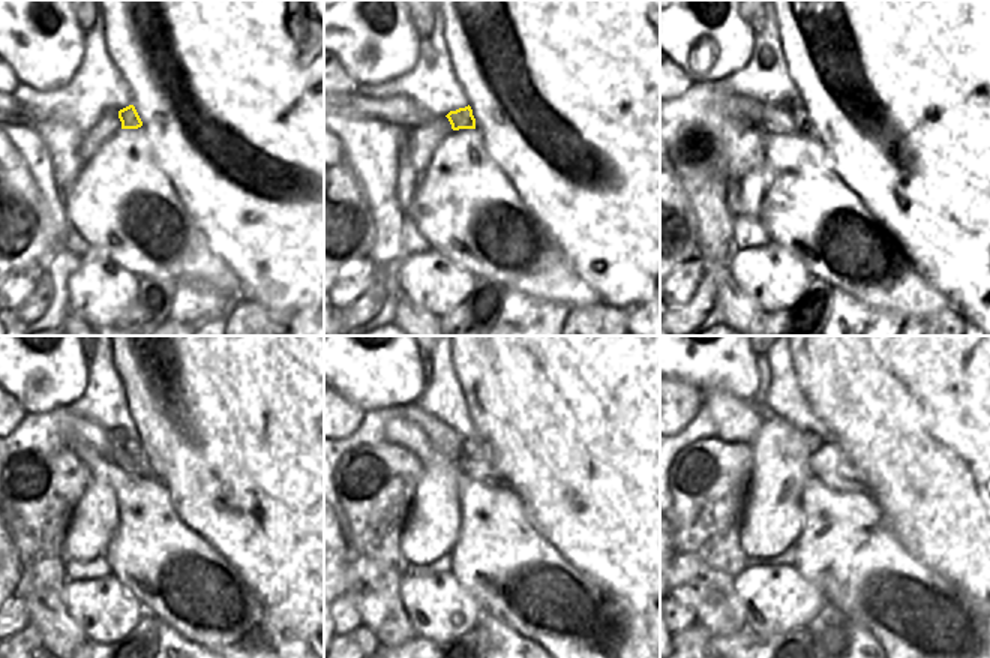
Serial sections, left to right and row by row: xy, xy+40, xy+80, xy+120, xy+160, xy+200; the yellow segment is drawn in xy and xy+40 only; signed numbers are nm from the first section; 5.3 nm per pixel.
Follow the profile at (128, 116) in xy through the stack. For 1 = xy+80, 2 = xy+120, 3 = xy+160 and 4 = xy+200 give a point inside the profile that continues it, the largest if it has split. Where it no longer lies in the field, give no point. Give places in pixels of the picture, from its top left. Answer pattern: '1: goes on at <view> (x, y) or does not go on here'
1: goes on at xy+80 (798, 113)
2: goes on at xy+120 (132, 447)
3: goes on at xy+160 (468, 447)
4: goes on at xy+200 (813, 441)

